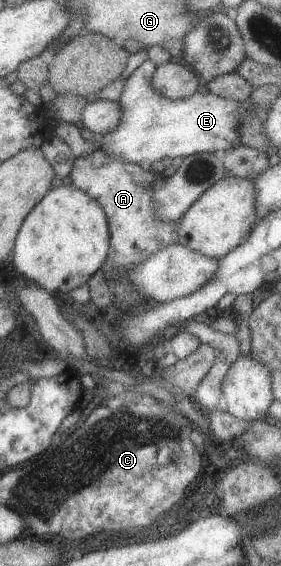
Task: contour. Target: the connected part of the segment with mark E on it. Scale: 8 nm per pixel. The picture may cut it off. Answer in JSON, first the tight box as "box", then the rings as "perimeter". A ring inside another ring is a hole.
{"box":[99,58,258,165],"perimeter":[[[147,58],[127,77],[119,100],[116,101],[122,111],[120,122],[113,131],[102,135],[99,150],[116,155],[124,162],[139,165],[143,161],[153,163],[164,157],[185,157],[197,152],[220,155],[225,150],[240,145],[240,112],[258,110],[257,107],[253,107],[249,98],[238,102],[211,92],[193,92],[186,98],[170,100],[160,96],[150,87],[150,75],[155,68],[156,65]]]}

